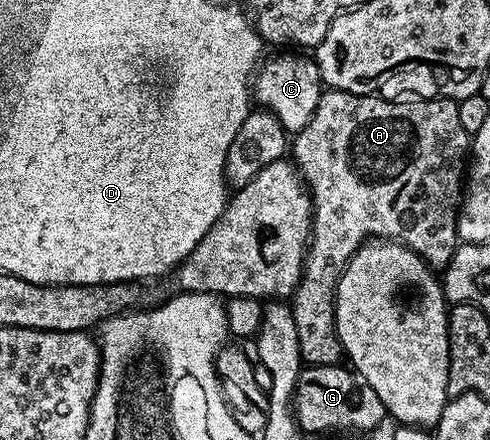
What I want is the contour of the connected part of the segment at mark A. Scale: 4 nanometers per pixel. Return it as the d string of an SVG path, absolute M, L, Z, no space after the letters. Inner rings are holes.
M323 89L320 104L316 104L316 112L312 112L312 120L308 120L306 127L292 138L292 161L297 166L299 174L302 175L302 180L310 191L310 199L314 202L314 225L310 231L310 245L302 268L302 279L298 281L298 286L292 295L292 309L296 320L296 333L300 335L300 352L303 363L310 366L335 365L343 357L342 345L334 330L334 290L338 287L338 278L342 275L342 269L346 267L346 261L358 251L363 242L375 238L401 242L409 250L417 252L430 266L445 268L450 265L452 256L458 251L460 245L458 208L464 193L464 175L468 170L468 155L471 150L472 136L468 132L464 132L464 127L460 124L458 102L453 98L391 100L381 96Z

